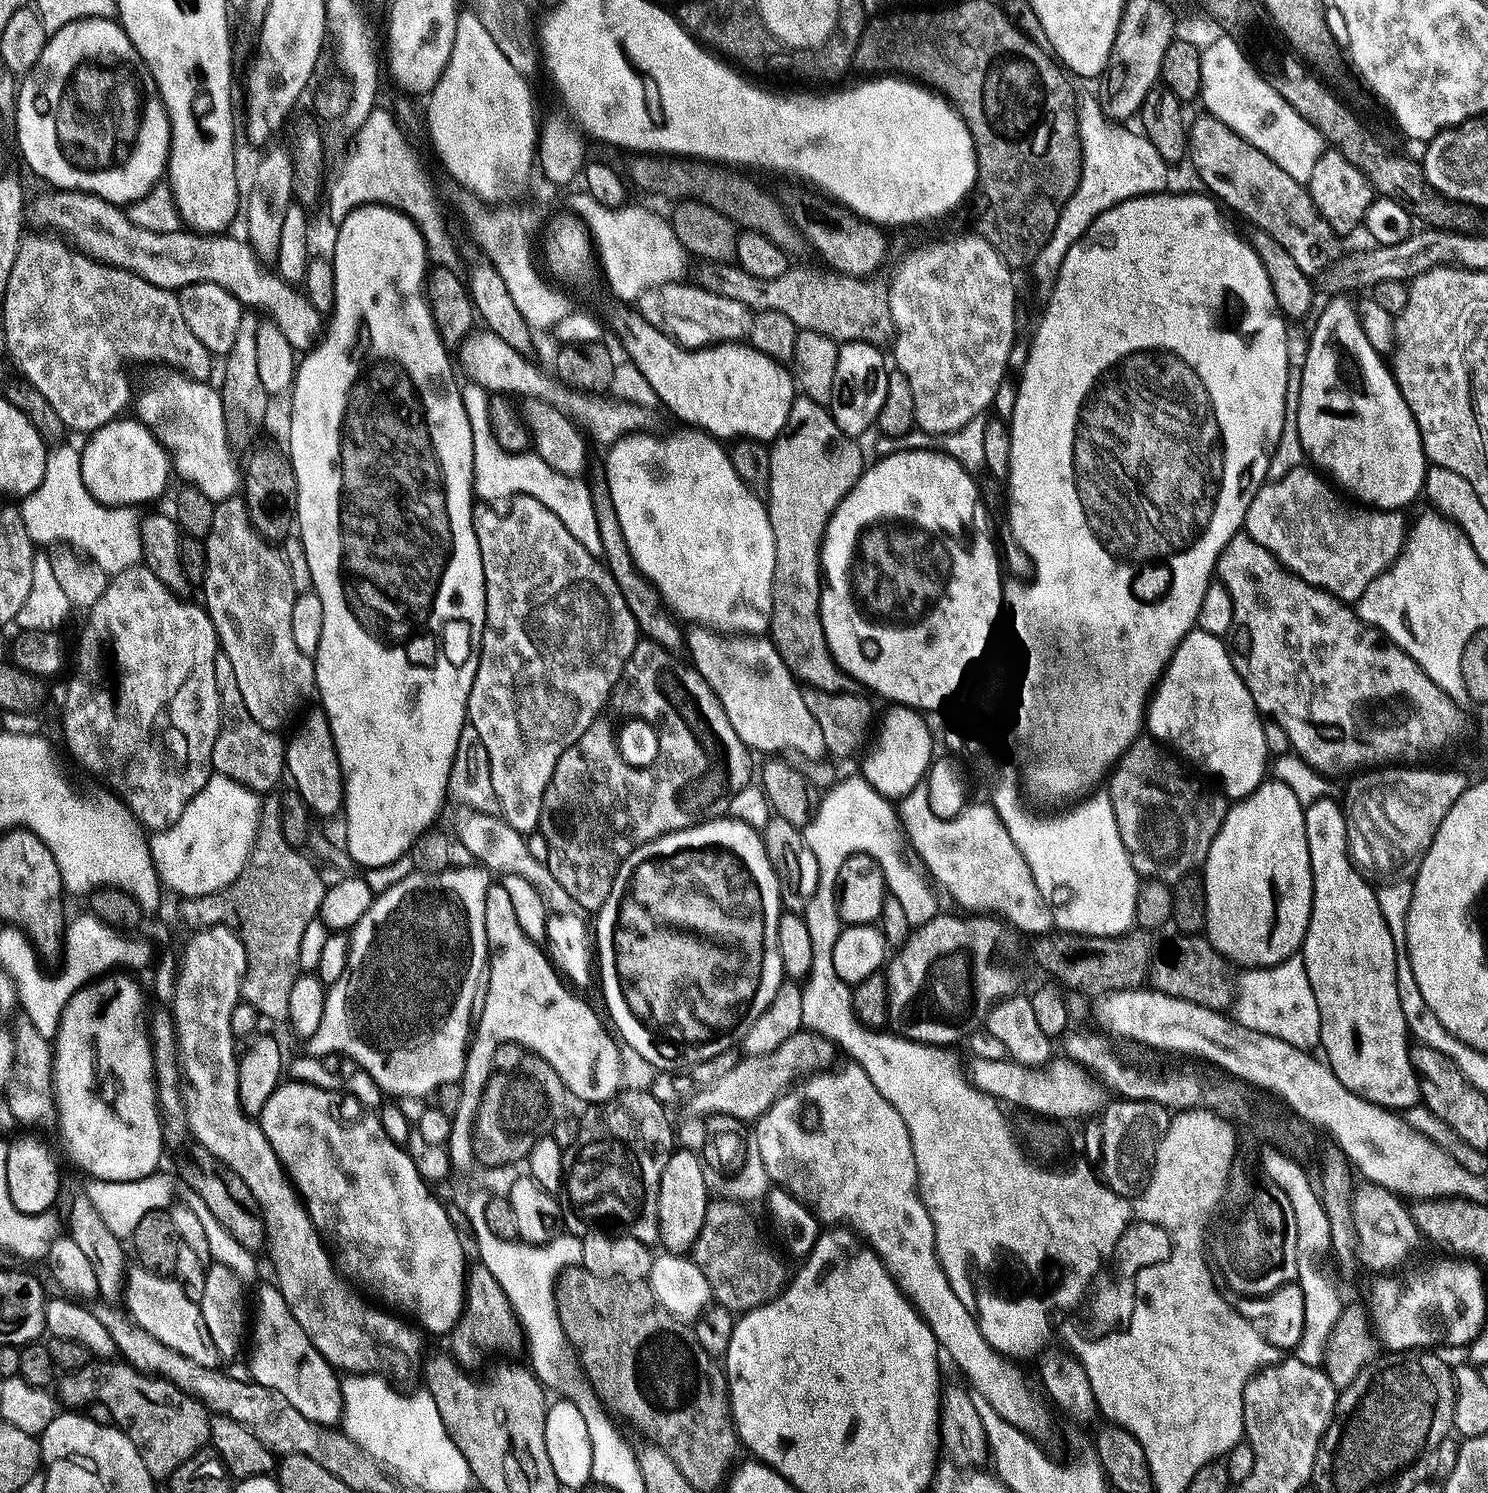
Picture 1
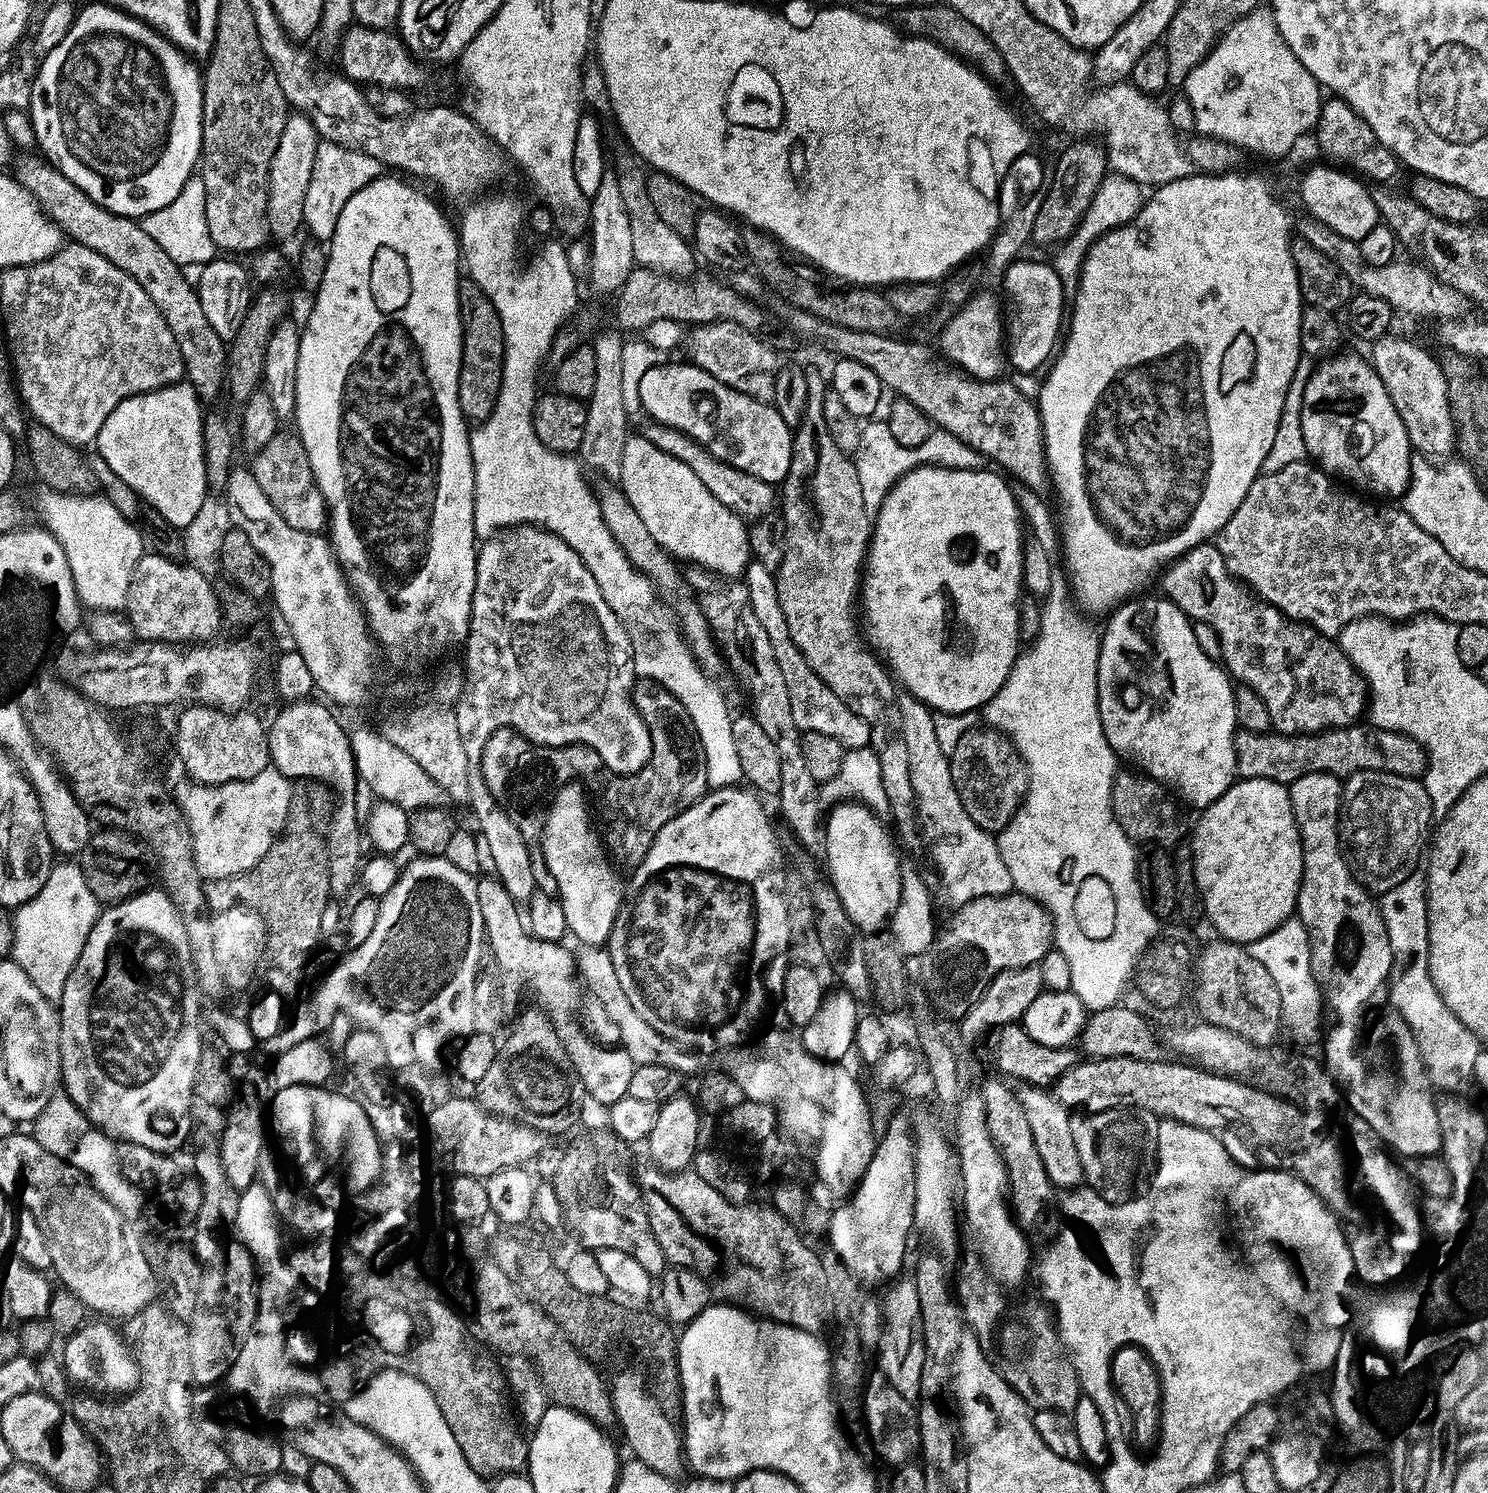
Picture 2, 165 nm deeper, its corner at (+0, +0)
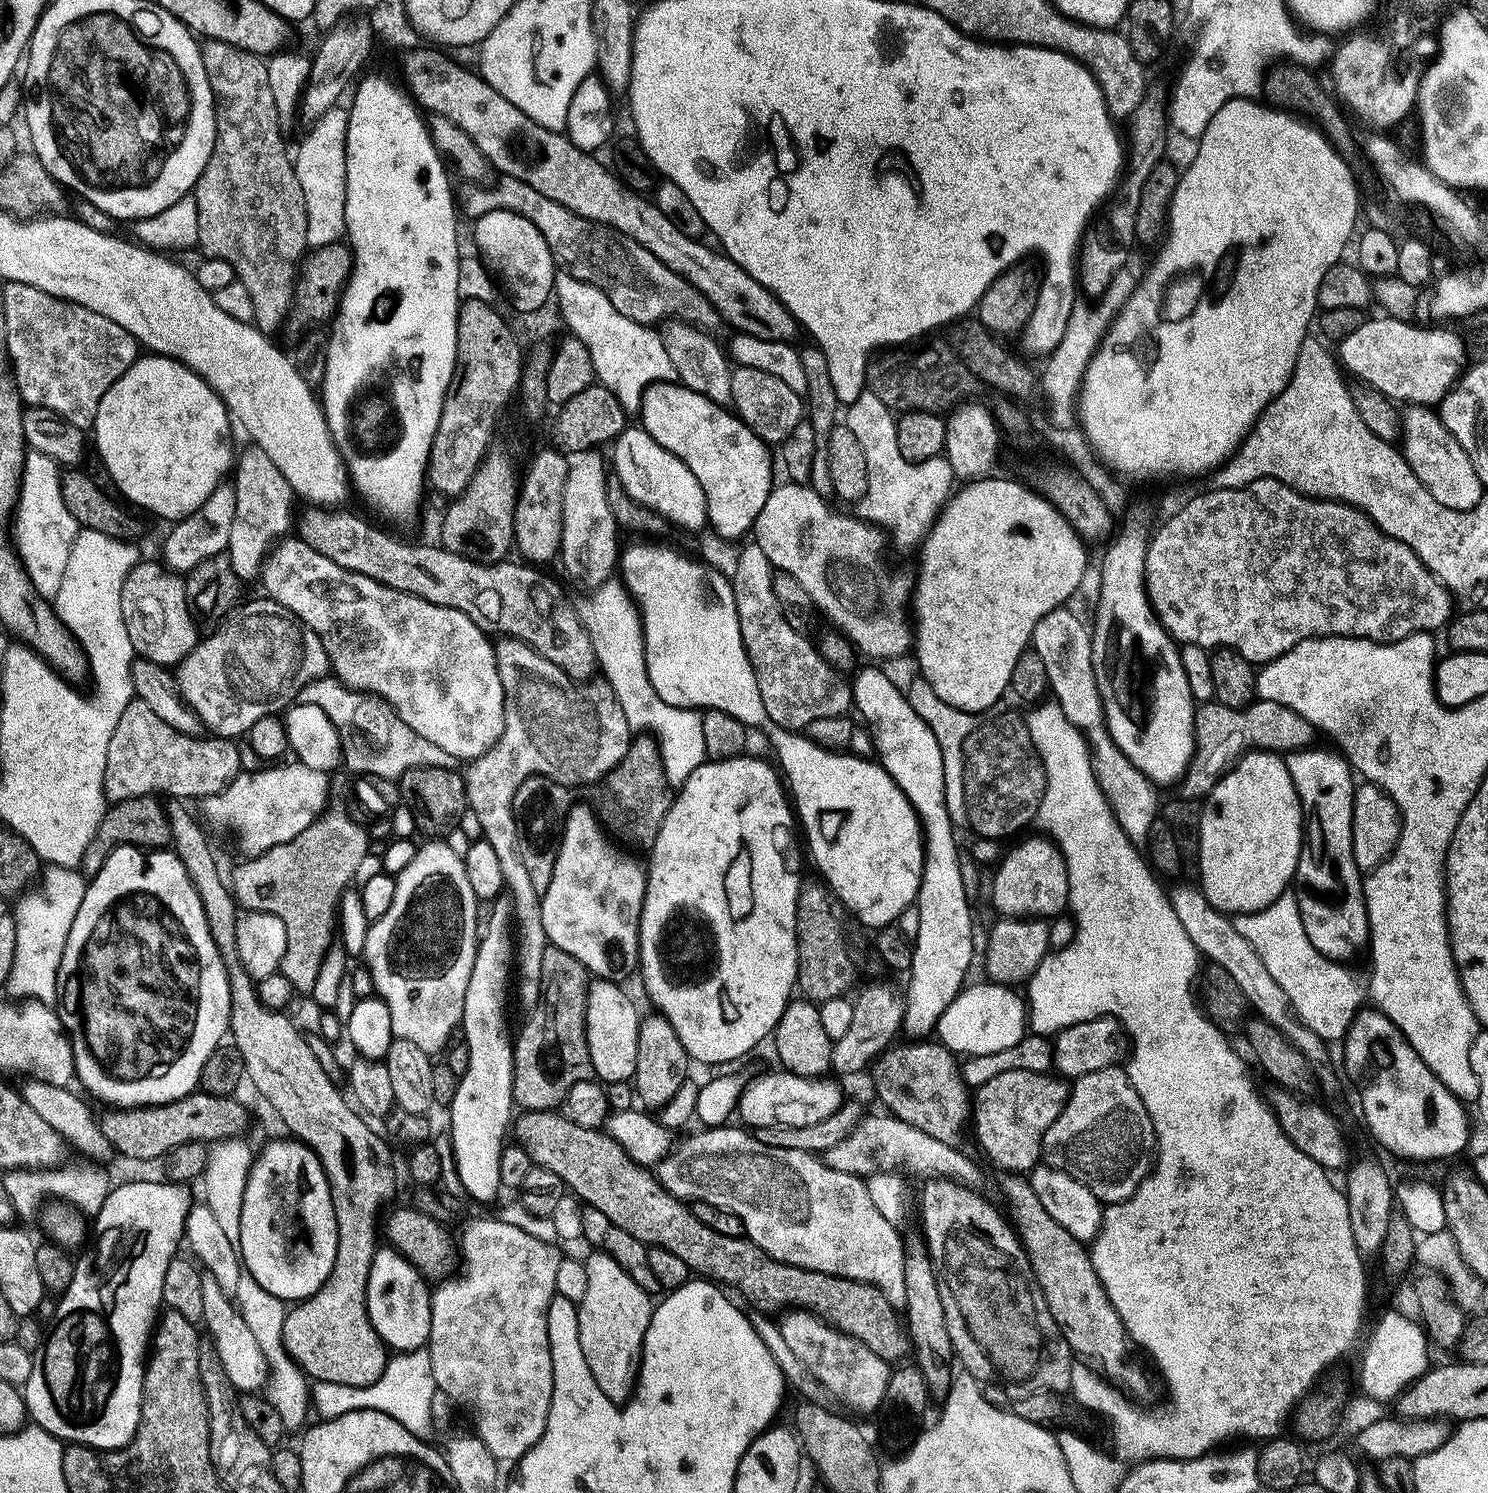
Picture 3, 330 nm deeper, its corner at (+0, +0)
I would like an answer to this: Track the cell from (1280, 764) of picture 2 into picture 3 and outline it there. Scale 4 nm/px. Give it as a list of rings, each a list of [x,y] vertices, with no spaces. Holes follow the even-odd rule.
[[[1258,700],[1245,710],[1230,709],[1217,702],[1205,703],[1197,709],[1195,758],[1181,781],[1181,797],[1193,802],[1207,799],[1224,775],[1252,749],[1286,756],[1309,749],[1316,736],[1318,730],[1310,722],[1281,703]]]

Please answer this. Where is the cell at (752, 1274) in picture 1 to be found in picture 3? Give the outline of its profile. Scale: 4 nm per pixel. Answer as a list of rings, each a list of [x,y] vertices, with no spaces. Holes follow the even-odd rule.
[[[556,1110],[524,1112],[521,1117],[521,1120],[519,1117],[514,1124],[514,1140],[517,1145],[528,1152],[533,1165],[552,1171],[562,1180],[565,1189],[575,1193],[587,1207],[602,1210],[602,1214],[606,1214],[606,1218],[610,1218],[610,1222],[614,1222],[614,1226],[626,1230],[626,1234],[634,1234],[634,1238],[638,1238],[643,1244],[676,1254],[678,1258],[682,1258],[682,1261],[686,1262],[690,1272],[697,1277],[715,1282],[728,1290],[740,1291],[745,1296],[747,1303],[757,1312],[765,1314],[775,1314],[774,1312],[780,1311],[783,1313],[785,1310],[812,1312],[842,1334],[846,1334],[850,1338],[862,1342],[870,1350],[874,1350],[874,1354],[878,1354],[878,1358],[889,1362],[895,1362],[895,1360],[904,1362],[909,1359],[910,1335],[905,1321],[898,1309],[887,1301],[882,1290],[874,1285],[786,1265],[776,1261],[770,1254],[766,1254],[758,1245],[745,1237],[724,1237],[718,1231],[712,1230],[710,1226],[700,1222],[687,1203],[668,1193],[647,1167],[636,1164],[618,1141],[613,1140],[603,1131],[576,1125]]]

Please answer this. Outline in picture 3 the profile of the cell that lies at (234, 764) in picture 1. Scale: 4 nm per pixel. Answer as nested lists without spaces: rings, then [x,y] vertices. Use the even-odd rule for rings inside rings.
[[[135,699],[110,741],[104,794],[112,806],[160,792],[181,802],[219,796],[242,775],[244,760],[236,744],[228,738],[196,739],[179,733],[158,718],[146,702]]]

